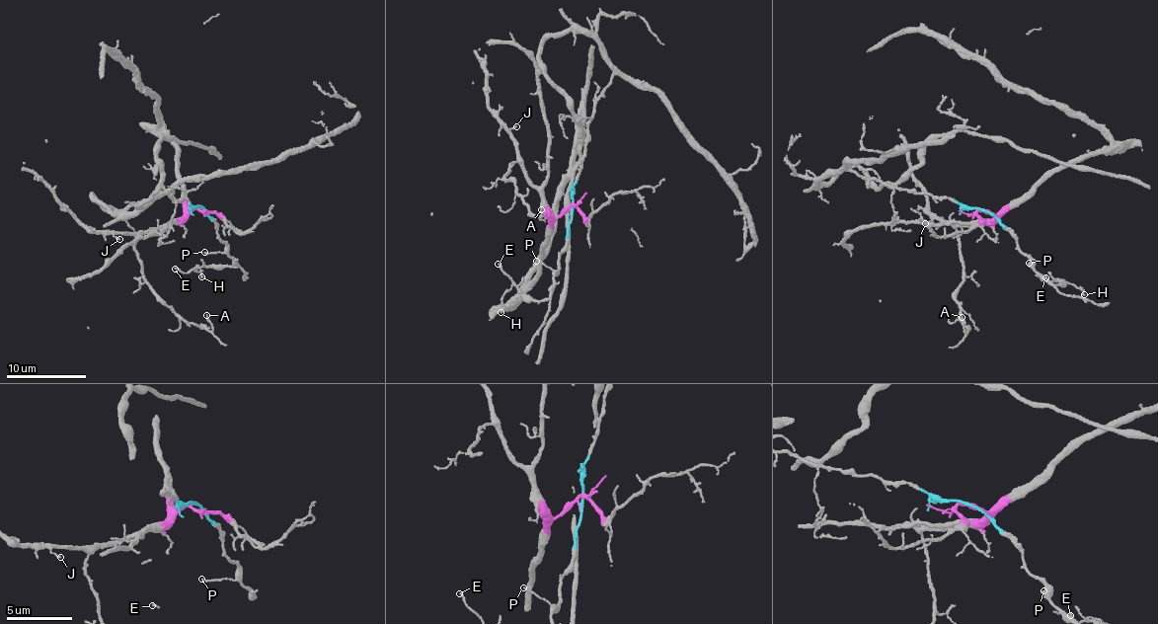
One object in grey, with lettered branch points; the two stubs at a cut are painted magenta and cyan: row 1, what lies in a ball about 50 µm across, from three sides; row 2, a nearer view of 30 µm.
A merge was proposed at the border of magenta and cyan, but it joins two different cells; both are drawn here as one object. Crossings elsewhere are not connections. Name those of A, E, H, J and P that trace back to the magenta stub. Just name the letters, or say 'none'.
A, J

